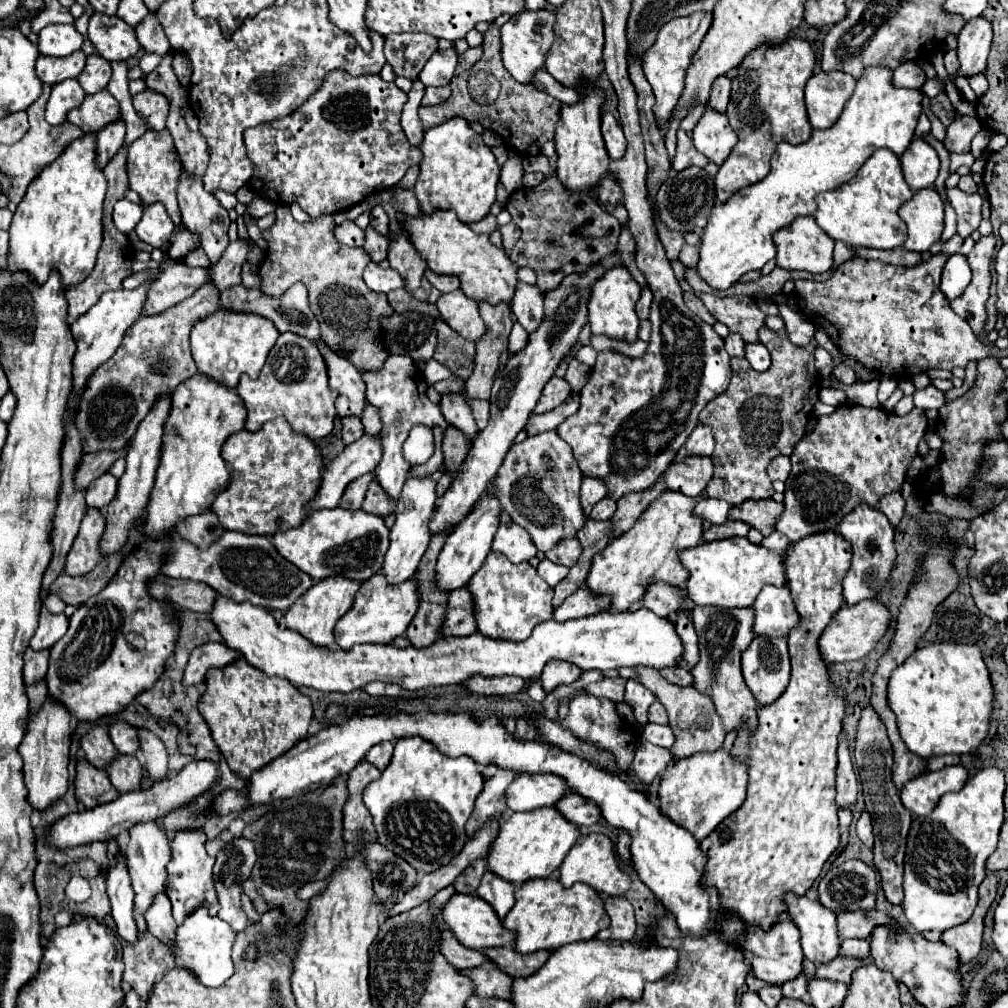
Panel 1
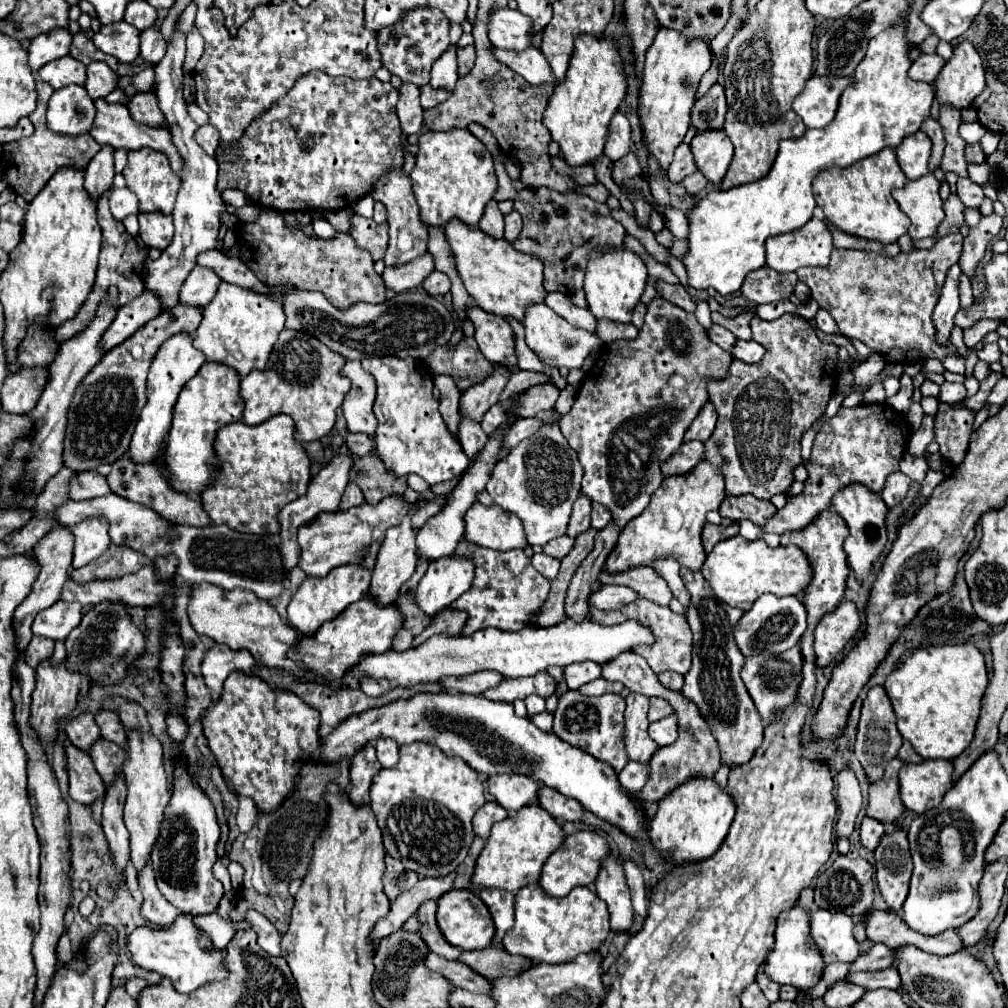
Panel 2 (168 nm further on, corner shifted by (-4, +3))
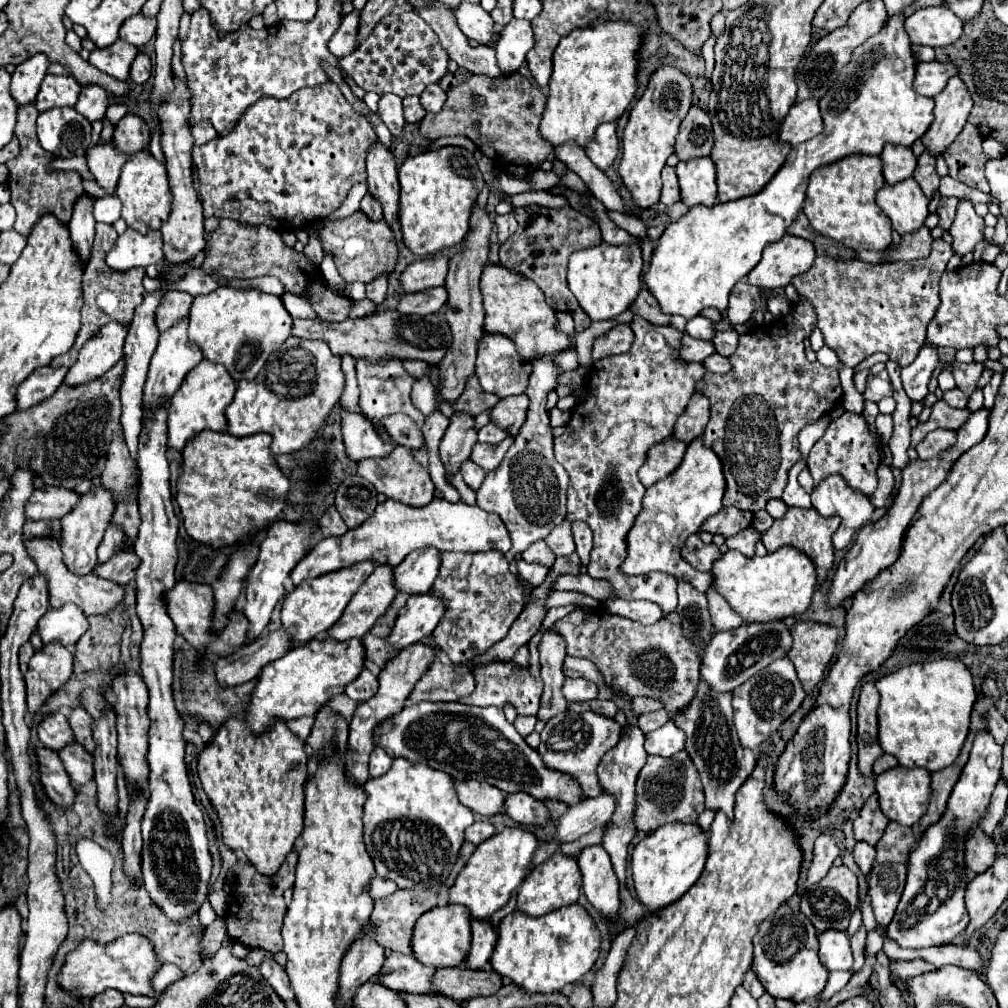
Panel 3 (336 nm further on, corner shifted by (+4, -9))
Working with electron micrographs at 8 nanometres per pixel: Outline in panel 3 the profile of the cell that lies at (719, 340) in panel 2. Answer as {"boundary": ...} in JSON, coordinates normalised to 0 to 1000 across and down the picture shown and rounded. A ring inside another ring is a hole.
{"boundary":[[[679,330],[679,336],[677,336],[677,346],[675,346],[675,352],[677,356],[681,358],[698,358],[700,354],[704,354],[710,346],[706,344],[706,338],[696,338],[696,336],[688,336],[685,334],[683,330]]]}

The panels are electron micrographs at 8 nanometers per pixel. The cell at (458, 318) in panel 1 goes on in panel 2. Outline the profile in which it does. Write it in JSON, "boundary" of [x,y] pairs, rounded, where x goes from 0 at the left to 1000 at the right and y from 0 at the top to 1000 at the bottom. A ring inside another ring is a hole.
{"boundary":[[[464,305],[462,313],[472,324],[470,336],[476,344],[478,352],[488,362],[498,362],[506,368],[514,366],[512,336],[510,336],[510,328],[508,328],[504,316],[482,311],[476,305]]]}

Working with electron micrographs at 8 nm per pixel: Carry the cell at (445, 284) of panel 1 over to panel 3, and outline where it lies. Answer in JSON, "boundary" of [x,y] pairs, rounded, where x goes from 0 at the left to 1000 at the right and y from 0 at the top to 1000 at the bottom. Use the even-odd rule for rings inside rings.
{"boundary":[[[429,285],[417,291],[403,291],[395,303],[395,309],[401,313],[427,313],[433,311],[444,297],[440,285]]]}

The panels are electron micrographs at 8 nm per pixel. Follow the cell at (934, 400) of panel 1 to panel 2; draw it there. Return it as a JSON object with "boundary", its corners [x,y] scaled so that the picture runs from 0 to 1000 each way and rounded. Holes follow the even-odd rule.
{"boundary":[[[937,380],[935,384],[933,384],[935,388],[933,388],[933,398],[937,398],[937,400],[942,400],[942,402],[948,402],[948,400],[954,400],[956,396],[958,396],[958,384],[956,384],[956,380]]]}

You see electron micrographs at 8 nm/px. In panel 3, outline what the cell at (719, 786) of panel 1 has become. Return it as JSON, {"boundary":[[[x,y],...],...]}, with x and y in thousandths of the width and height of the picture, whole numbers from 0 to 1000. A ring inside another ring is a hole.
{"boundary":[[[661,816],[641,828],[627,844],[629,882],[633,892],[645,902],[661,900],[675,892],[696,868],[702,852],[702,826],[690,816]]]}

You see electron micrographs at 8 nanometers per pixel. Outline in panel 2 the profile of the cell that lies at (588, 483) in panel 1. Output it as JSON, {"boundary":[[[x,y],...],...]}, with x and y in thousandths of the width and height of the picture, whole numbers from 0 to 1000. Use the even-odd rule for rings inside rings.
{"boundary":[[[575,491],[569,497],[569,505],[567,505],[565,519],[563,519],[563,531],[565,533],[571,533],[571,531],[579,529],[581,525],[585,525],[585,519],[583,519],[585,505],[587,505],[587,497],[585,495],[579,495],[579,491]]]}

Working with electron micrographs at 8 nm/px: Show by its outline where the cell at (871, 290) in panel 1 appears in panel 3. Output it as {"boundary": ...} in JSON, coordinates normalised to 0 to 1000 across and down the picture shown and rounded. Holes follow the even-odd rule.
{"boundary":[[[927,239],[925,251],[919,257],[911,259],[885,259],[885,261],[857,261],[857,259],[837,259],[827,255],[812,255],[804,269],[786,277],[790,289],[808,303],[812,314],[812,326],[817,332],[821,344],[825,344],[831,354],[841,362],[849,364],[859,354],[867,350],[879,350],[883,358],[889,358],[893,364],[899,364],[909,356],[909,348],[913,348],[919,338],[919,324],[933,303],[931,281],[938,267],[938,261],[944,255],[944,245],[938,239]]]}

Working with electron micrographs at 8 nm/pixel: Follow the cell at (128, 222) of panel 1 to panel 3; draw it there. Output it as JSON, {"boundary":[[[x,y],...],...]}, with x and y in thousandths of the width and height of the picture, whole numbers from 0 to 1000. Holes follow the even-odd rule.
{"boundary":[[[107,193],[107,195],[95,197],[95,201],[93,201],[93,215],[99,221],[111,223],[113,219],[119,217],[119,207],[121,207],[119,197],[115,193]]]}

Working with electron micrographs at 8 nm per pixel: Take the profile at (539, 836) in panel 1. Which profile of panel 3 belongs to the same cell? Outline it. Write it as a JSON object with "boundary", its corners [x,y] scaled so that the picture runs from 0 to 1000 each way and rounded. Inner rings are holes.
{"boundary":[[[502,820],[496,826],[488,828],[488,832],[472,840],[462,860],[452,870],[446,882],[444,896],[464,900],[468,910],[472,912],[484,912],[490,904],[498,902],[508,892],[510,884],[518,878],[518,874],[526,864],[528,848],[532,848],[532,840],[534,840],[532,828],[518,820]]]}

